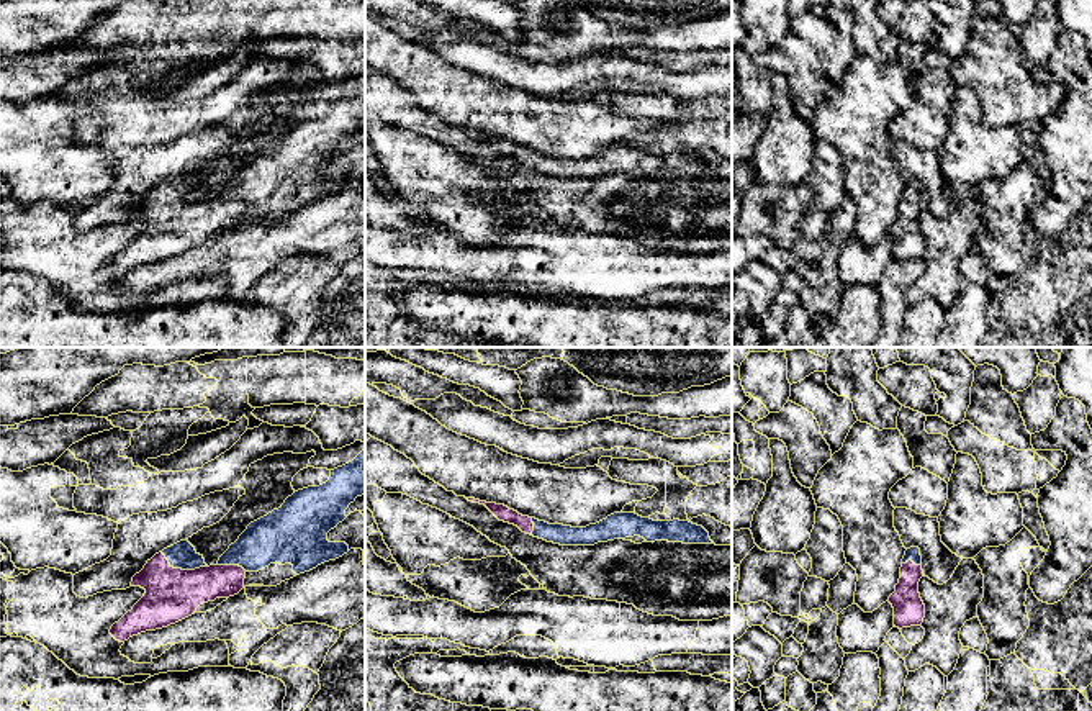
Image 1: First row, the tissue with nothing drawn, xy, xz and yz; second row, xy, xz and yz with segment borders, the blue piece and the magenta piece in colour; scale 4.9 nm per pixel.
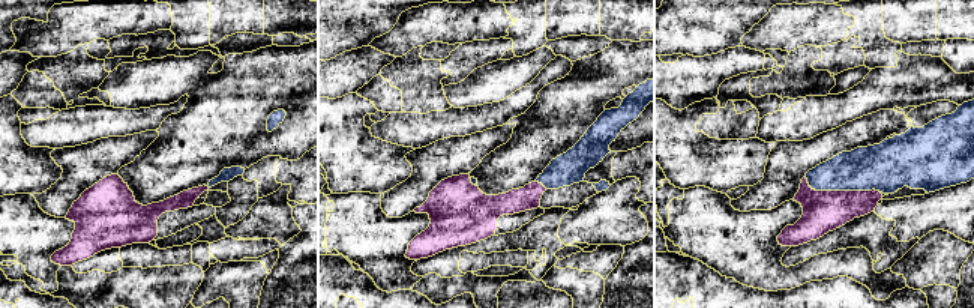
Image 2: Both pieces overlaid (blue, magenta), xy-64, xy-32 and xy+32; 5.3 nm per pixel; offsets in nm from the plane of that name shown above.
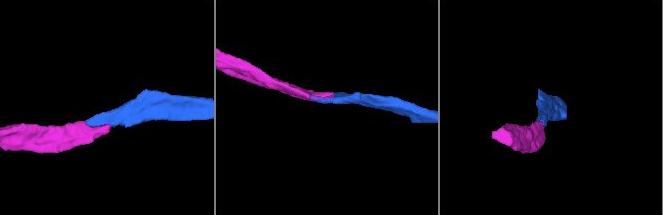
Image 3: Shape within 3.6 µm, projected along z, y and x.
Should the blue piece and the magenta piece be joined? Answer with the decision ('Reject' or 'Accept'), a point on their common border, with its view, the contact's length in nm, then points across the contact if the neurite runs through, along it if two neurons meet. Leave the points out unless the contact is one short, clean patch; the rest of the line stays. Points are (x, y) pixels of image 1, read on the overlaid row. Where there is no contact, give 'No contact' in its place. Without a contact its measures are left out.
Accept. Touches blue at xy (184, 569). Shared border 240 nm. Path across: xy (182, 554), (184, 569), (171, 595)

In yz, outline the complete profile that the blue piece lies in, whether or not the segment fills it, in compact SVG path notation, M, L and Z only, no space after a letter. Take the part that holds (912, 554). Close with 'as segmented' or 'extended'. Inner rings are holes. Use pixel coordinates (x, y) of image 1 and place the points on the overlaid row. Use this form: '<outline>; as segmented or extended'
M918 547L905 550L900 567L900 578L896 591L889 596L894 608L894 626L910 627L920 626L925 618L925 605L918 593L918 582L923 577L922 555Z; extended

